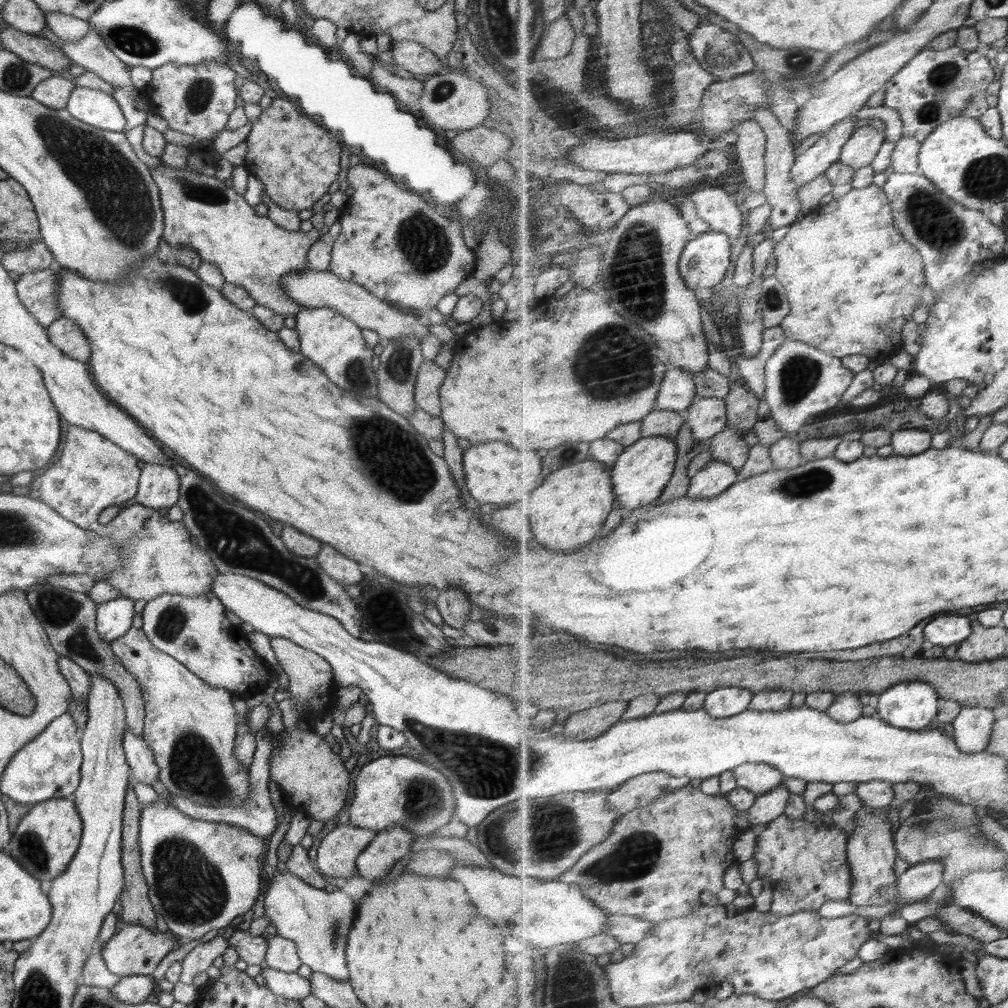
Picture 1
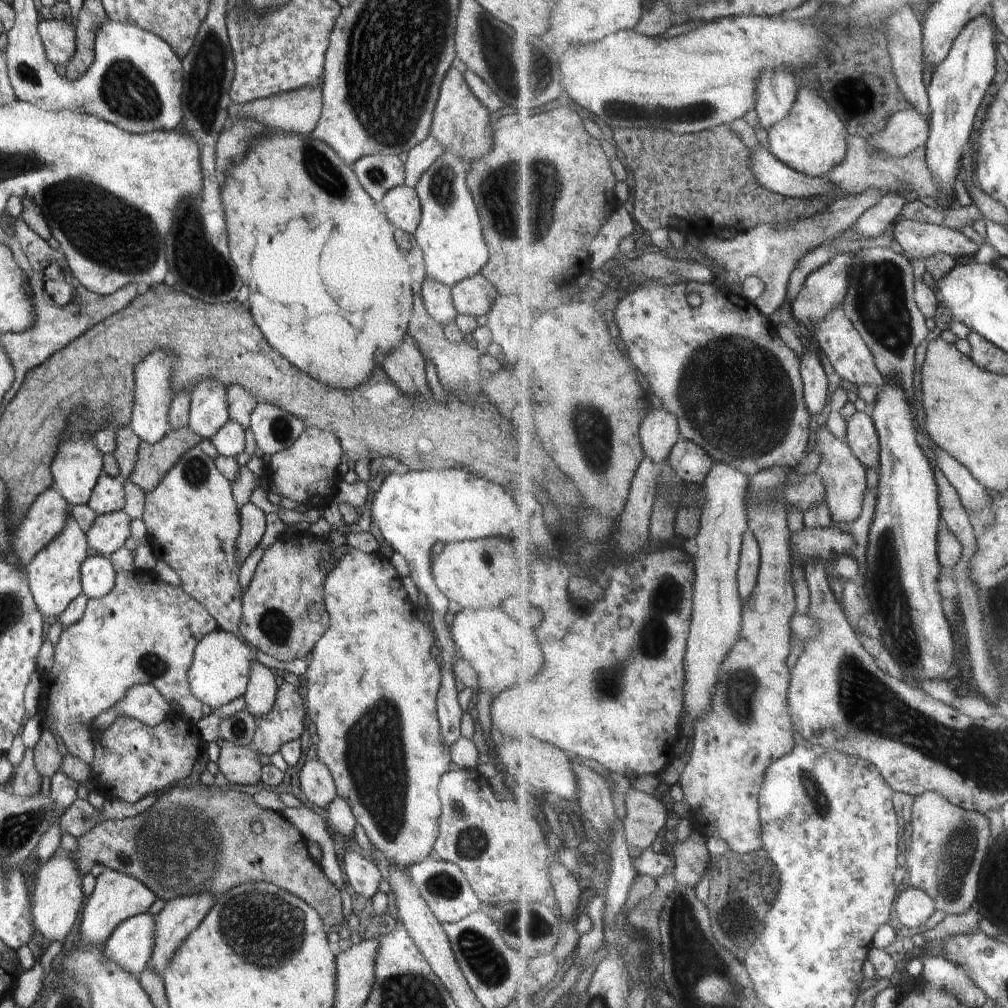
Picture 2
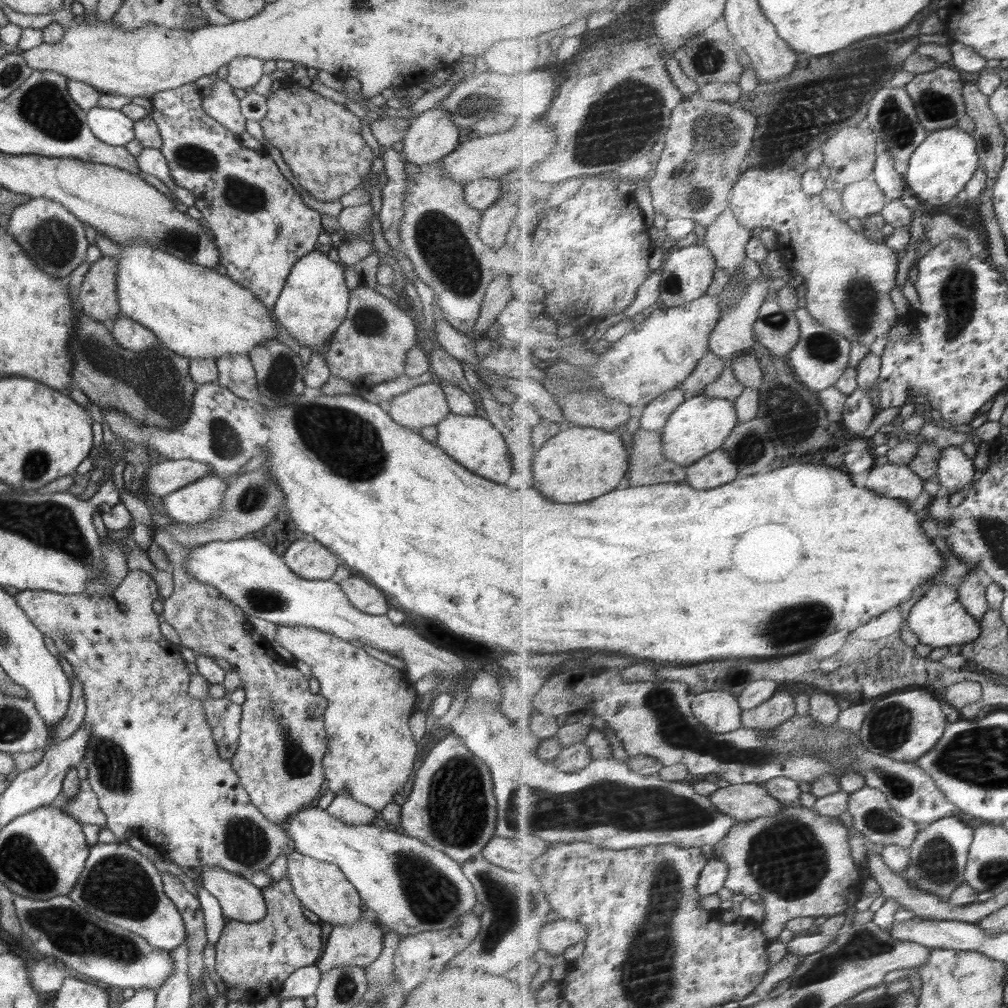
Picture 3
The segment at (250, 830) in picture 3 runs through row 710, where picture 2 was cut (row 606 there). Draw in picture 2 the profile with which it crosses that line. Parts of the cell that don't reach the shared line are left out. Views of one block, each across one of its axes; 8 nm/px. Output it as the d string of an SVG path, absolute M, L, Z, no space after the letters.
M118 571L116 573L115 585L112 590L99 599L90 599L85 606L83 617L72 626L65 628L60 635L59 641L54 647L54 664L50 670L48 676L46 676L46 684L48 684L48 690L46 690L46 696L41 697L42 707L39 707L39 714L41 718L44 718L44 722L52 721L54 723L54 730L62 738L66 750L69 754L83 760L88 766L92 764L95 755L94 739L96 737L95 732L91 730L92 721L104 711L112 708L116 703L119 703L125 696L130 688L141 684L152 684L154 688L168 702L176 702L182 706L182 712L188 720L192 720L195 724L203 717L201 713L202 703L192 694L191 688L188 682L188 669L191 667L194 648L198 644L200 639L210 634L212 631L218 629L217 622L208 614L208 611L204 608L203 604L200 604L197 600L194 600L191 596L188 596L184 590L179 587L175 587L162 581L159 577L153 575L153 573L142 572L124 572Z

